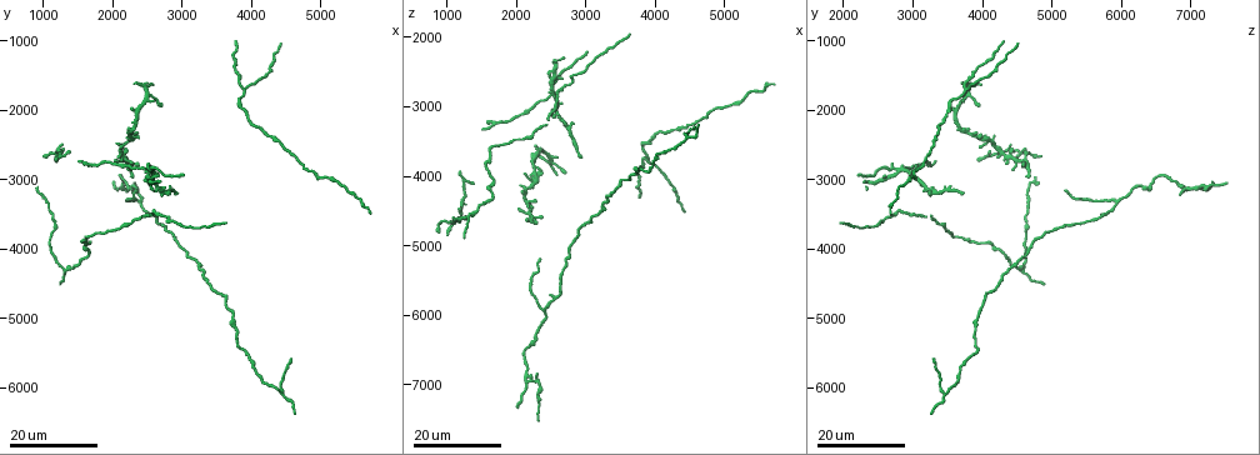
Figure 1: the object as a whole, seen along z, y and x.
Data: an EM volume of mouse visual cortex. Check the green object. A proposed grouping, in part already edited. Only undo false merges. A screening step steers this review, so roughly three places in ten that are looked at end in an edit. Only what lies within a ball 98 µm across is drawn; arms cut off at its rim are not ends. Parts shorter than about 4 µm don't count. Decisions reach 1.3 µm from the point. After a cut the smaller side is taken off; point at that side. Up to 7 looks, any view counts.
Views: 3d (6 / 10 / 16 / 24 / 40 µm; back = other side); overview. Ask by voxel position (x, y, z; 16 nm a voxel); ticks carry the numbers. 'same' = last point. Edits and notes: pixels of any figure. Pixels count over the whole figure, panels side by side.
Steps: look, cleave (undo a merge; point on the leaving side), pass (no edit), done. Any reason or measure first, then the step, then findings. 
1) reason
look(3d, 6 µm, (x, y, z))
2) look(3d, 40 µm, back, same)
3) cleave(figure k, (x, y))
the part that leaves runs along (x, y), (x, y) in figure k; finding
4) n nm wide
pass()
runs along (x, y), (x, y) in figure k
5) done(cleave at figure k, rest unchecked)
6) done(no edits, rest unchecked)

a fork
look(3d, 16 µm, (2150, 2500, 4150))

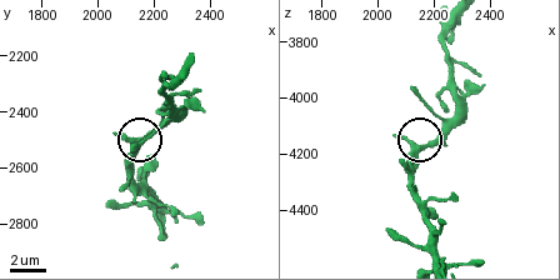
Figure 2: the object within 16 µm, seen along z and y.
look(3d, 10 µm, same)

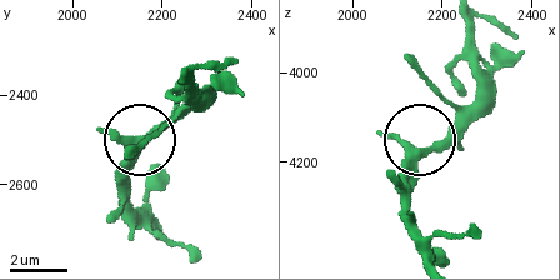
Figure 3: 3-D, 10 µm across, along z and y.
pass()
one neuron here

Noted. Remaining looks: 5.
looks like a crossing
look(3d, 16 µm, (2550, 2850, 2800))

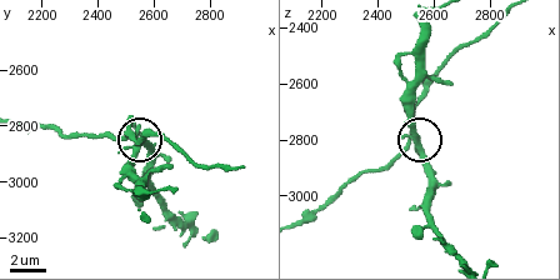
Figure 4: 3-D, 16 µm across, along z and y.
closer look
look(3d, 10 µm, (2550, 2880, 2800))

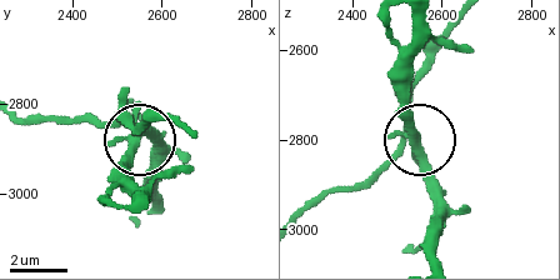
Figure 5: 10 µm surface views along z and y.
290 nm wide
pass()
one neuron here

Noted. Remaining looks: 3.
look(3d, 24 µm, (2550, 1800, 3800))

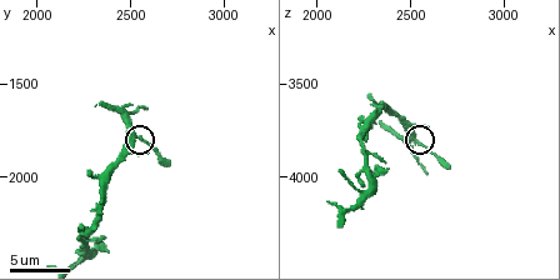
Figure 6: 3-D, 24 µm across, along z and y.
look(3d, 6 µm, (2560, 1800, 3800))

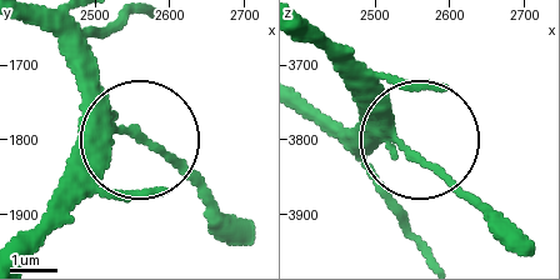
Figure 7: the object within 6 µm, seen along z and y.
250 nm wide
pass()
runs along (308, 36), (399, 140), (348, 144) in figure 7; one neuron here

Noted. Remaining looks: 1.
done(no edits, rest unchecked)

